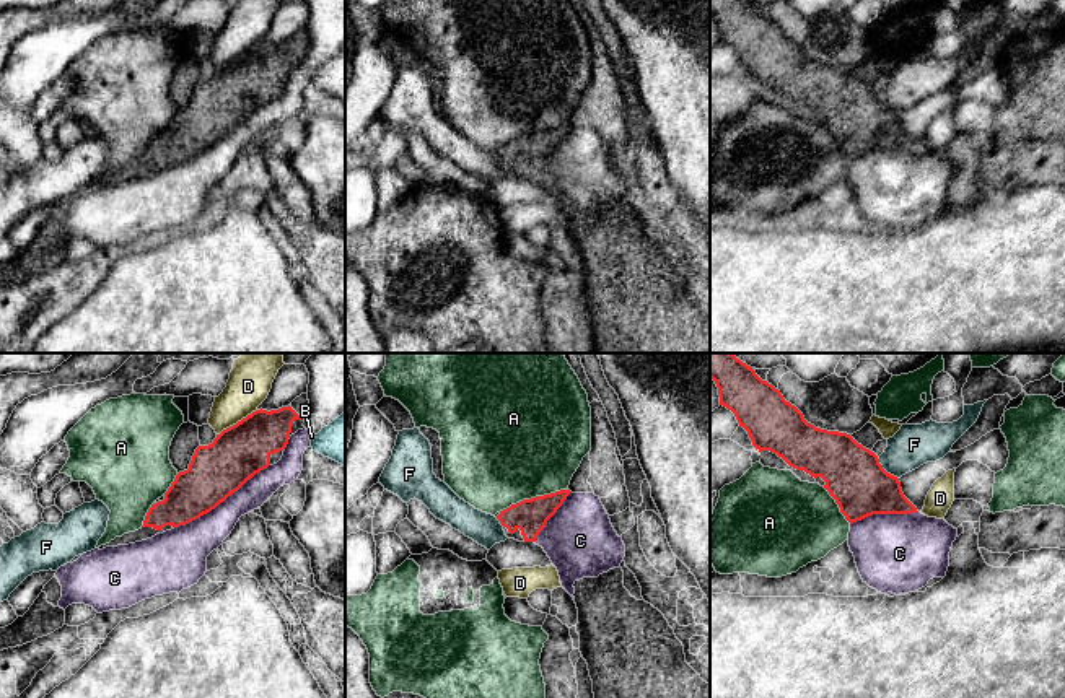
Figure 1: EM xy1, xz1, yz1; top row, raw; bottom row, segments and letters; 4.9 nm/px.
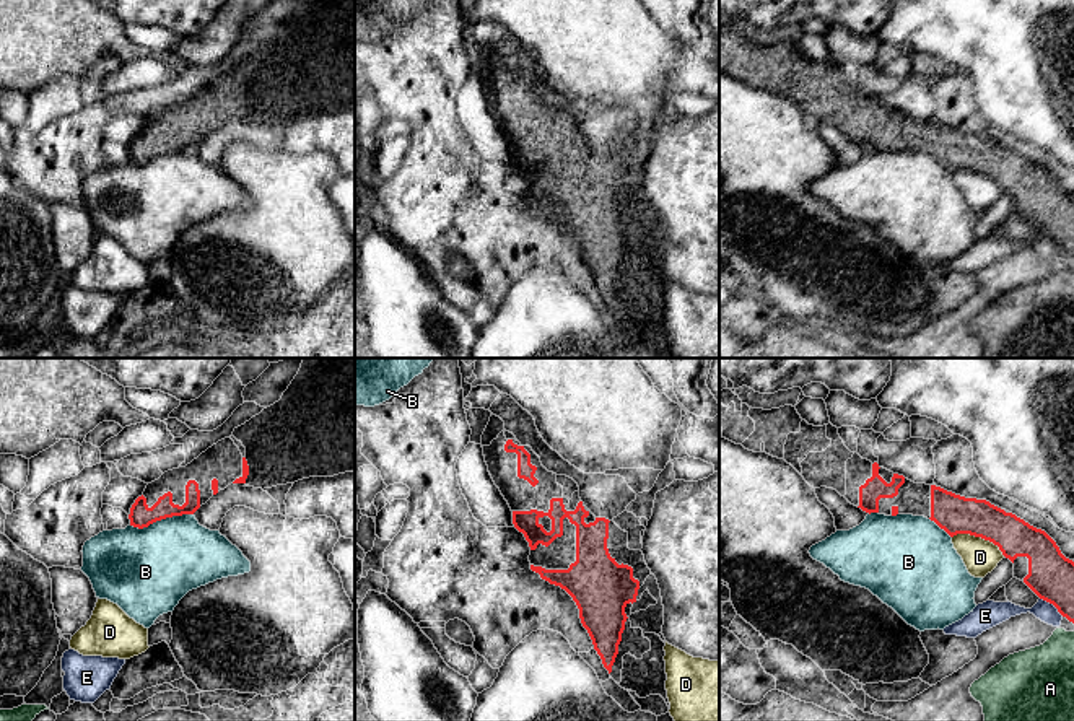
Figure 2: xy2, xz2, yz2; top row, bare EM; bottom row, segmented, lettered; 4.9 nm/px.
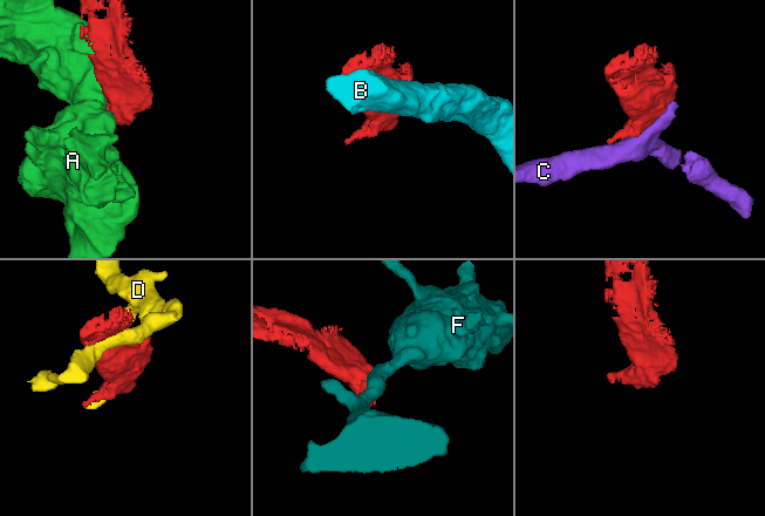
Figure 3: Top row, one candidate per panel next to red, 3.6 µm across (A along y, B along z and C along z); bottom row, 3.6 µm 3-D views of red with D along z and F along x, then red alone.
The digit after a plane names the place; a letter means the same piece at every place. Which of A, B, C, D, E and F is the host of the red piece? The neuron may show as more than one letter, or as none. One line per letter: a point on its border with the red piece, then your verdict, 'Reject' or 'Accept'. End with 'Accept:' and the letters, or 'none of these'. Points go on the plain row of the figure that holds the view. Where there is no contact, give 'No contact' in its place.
A: Touches red at xz1 (533, 134). Reject
B: Touches red at xy2 (161, 153). Reject
C: Touches red at xy1 (222, 137). Reject
D: Touches red at yz2 (980, 171). Reject
E: Touches red at yz2 (1052, 238). Reject
F: Touches red at yz1 (885, 106). Reject
Accept: none of these

